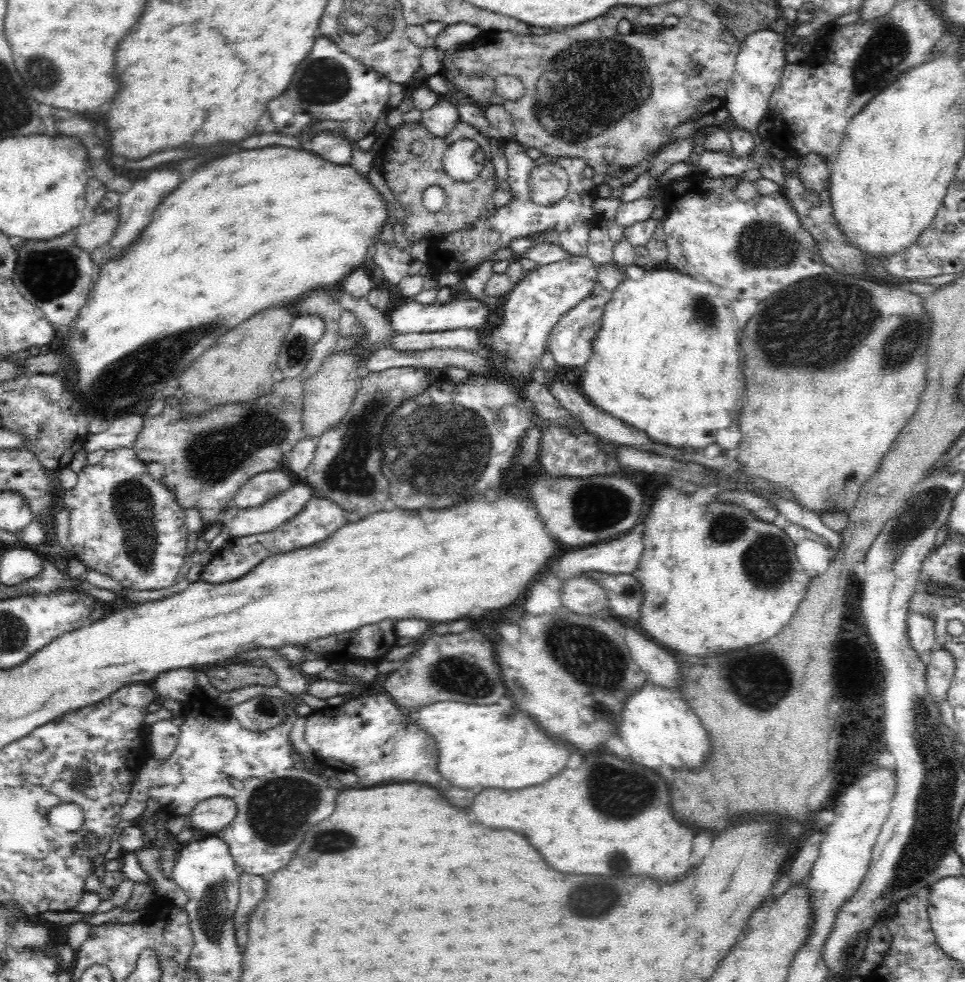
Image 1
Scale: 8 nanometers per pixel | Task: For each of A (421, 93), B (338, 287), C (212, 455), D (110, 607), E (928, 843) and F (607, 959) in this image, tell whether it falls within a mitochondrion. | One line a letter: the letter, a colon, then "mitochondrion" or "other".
A: other
B: other
C: mitochondrion
D: other
E: mitochondrion
F: other

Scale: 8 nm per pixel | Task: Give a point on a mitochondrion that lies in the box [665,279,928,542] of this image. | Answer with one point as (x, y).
(902, 345)

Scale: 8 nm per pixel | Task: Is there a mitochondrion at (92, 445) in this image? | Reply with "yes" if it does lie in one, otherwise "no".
no

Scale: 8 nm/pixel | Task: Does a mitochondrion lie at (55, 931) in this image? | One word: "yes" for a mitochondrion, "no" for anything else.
no

